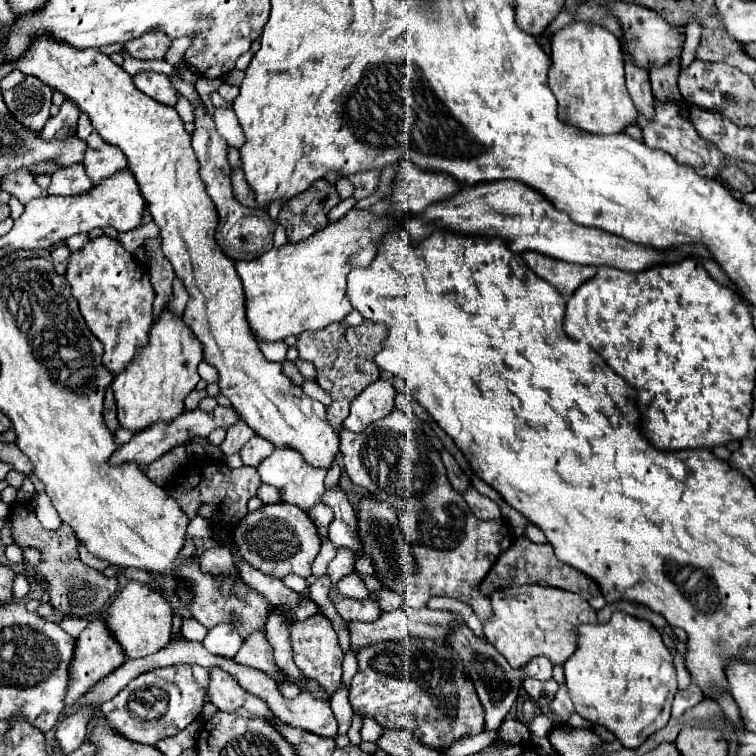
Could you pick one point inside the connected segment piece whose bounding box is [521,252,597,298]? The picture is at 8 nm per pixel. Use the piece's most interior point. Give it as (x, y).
(565, 277)

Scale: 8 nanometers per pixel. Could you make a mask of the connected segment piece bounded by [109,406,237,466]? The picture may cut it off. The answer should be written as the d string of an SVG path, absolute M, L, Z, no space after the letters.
M217 406L213 412L201 412L201 410L183 412L171 424L153 424L153 426L141 430L141 434L135 434L127 444L123 444L121 448L115 450L115 454L109 458L109 464L121 466L125 462L133 462L133 464L139 464L139 466L149 466L151 462L159 460L161 454L165 454L173 446L189 442L191 436L203 436L203 438L207 438L211 430L215 430L219 426L221 428L229 428L233 422L237 422L237 412L231 410L231 408L223 408L223 406Z

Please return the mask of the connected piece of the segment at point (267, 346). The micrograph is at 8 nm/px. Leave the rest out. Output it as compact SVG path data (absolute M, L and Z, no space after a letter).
M256 338L256 340L267 360L273 360L273 362L283 362L285 360L285 354L287 354L289 346L284 341L268 343L259 340L259 338Z

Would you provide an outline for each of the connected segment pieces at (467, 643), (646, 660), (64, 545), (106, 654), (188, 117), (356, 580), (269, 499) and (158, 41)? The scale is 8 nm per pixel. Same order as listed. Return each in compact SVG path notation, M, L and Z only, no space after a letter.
M455 624L445 640L459 654L459 658L465 666L465 674L469 674L469 678L479 694L479 700L485 708L485 730L497 730L501 726L503 718L507 716L513 702L517 700L525 678L537 678L537 680L551 680L553 678L553 664L549 662L549 658L539 656L539 658L531 660L527 666L513 668L485 638L477 636L469 626Z
M615 612L607 624L581 624L575 630L577 650L563 664L567 692L575 704L579 716L591 720L593 724L609 728L625 748L637 748L645 738L661 730L671 718L671 704L677 692L677 678L673 666L673 654L663 644L657 628L647 622L633 618L623 612Z
M19 502L17 506L13 506L13 514L11 514L11 522L13 522L13 536L15 536L15 544L25 548L39 548L43 552L43 558L39 562L39 566L35 568L35 572L27 570L31 576L33 574L41 574L47 578L49 582L49 602L55 606L55 610L61 610L63 614L69 616L79 616L79 618L91 618L97 616L109 602L111 598L117 594L117 578L107 578L101 572L85 566L79 560L79 552L77 552L77 536L73 534L73 530L67 524L61 524L59 530L43 530L43 526L39 524L39 520L35 518L31 506L27 508L27 502Z
M97 616L95 620L89 622L89 626L77 636L77 644L75 644L75 656L69 668L69 690L65 694L65 706L71 706L73 702L77 702L77 698L81 694L85 694L95 682L99 682L101 678L105 678L109 672L113 672L117 666L121 666L125 662L125 650L121 650L119 642L115 642L105 618Z
M177 94L177 104L175 104L177 114L181 116L183 122L195 122L195 108L189 104L189 100L181 94Z
M351 572L343 576L337 586L335 586L337 598L353 598L353 600L363 600L369 596L369 590L363 584L363 578L357 572Z
M263 484L259 490L257 490L257 496L261 498L263 504L275 504L281 500L281 494L277 494L277 490L269 484Z
M149 32L141 38L129 40L123 48L129 52L131 58L137 60L163 60L167 50L171 46L171 40L161 32Z

